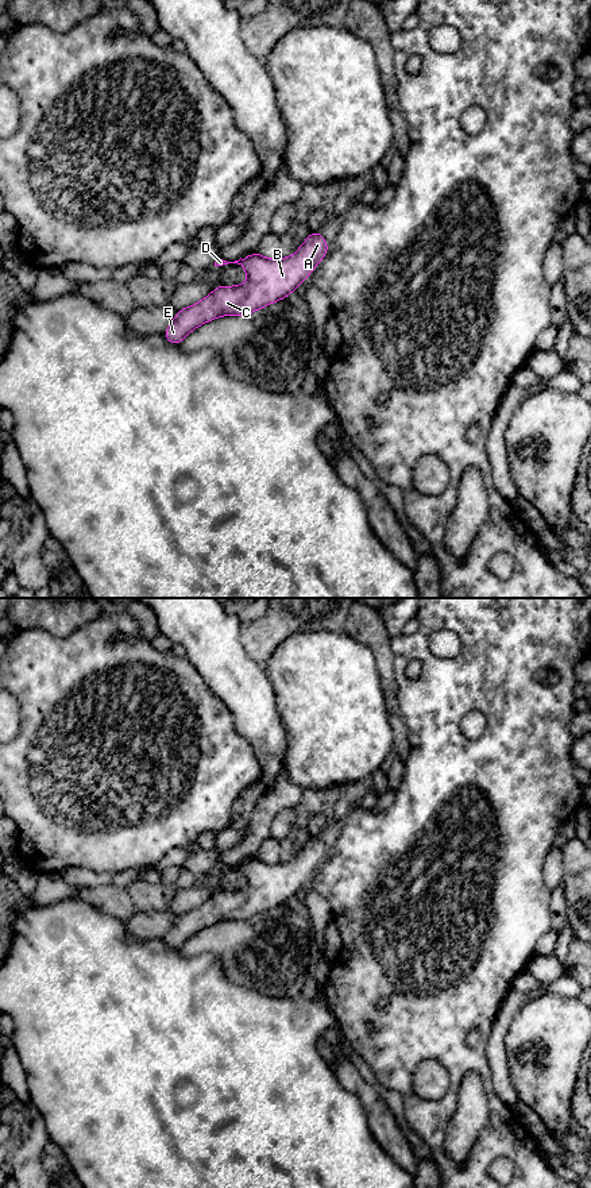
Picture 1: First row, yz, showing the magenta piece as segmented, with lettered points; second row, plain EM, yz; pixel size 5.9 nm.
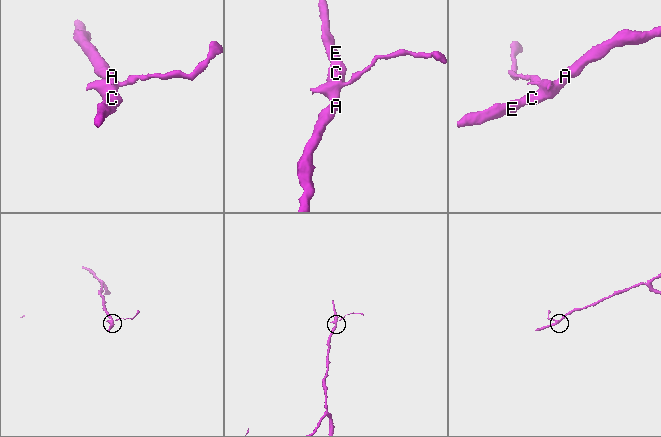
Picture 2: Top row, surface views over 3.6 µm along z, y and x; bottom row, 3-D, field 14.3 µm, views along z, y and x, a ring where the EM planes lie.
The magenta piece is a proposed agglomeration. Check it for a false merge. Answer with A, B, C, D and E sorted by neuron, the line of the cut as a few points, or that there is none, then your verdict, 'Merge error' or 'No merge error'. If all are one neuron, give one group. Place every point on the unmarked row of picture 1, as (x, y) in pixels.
Groups: A B C D E. No split. No merge error

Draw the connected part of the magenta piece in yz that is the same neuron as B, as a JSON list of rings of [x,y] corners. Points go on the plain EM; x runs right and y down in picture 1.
[[[313,836],[293,861],[269,864],[254,856],[235,867],[216,865],[215,871],[240,869],[247,878],[247,887],[219,890],[200,907],[178,915],[163,942],[171,949],[179,949],[193,934],[217,922],[246,921],[287,903],[313,878],[328,853],[320,836]]]

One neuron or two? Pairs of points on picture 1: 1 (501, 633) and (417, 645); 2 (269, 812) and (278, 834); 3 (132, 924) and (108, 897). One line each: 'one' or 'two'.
1: one
2: two
3: two

